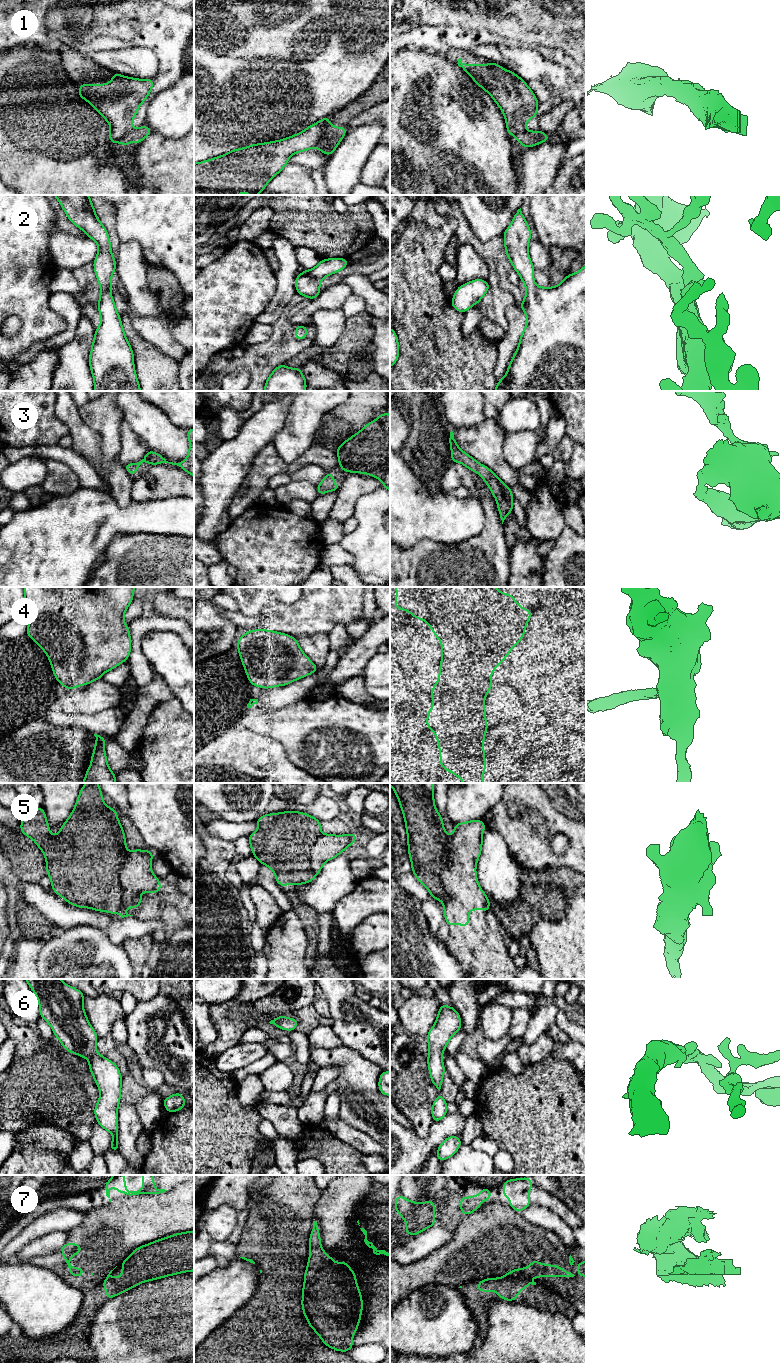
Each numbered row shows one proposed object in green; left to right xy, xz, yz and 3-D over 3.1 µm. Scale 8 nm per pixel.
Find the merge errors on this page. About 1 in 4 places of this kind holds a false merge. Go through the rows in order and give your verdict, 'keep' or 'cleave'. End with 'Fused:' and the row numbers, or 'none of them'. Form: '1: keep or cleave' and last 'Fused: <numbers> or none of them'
1: cleave
2: keep
3: keep
4: cleave
5: cleave
6: keep
7: cleave
Fused: 1, 4, 5, 7

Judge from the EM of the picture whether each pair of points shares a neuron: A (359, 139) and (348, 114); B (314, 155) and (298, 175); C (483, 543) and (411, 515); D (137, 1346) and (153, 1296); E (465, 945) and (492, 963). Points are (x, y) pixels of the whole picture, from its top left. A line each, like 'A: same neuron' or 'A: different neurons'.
A: different neurons
B: different neurons
C: different neurons
D: same neuron
E: same neuron

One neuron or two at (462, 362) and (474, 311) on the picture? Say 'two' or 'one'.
two

